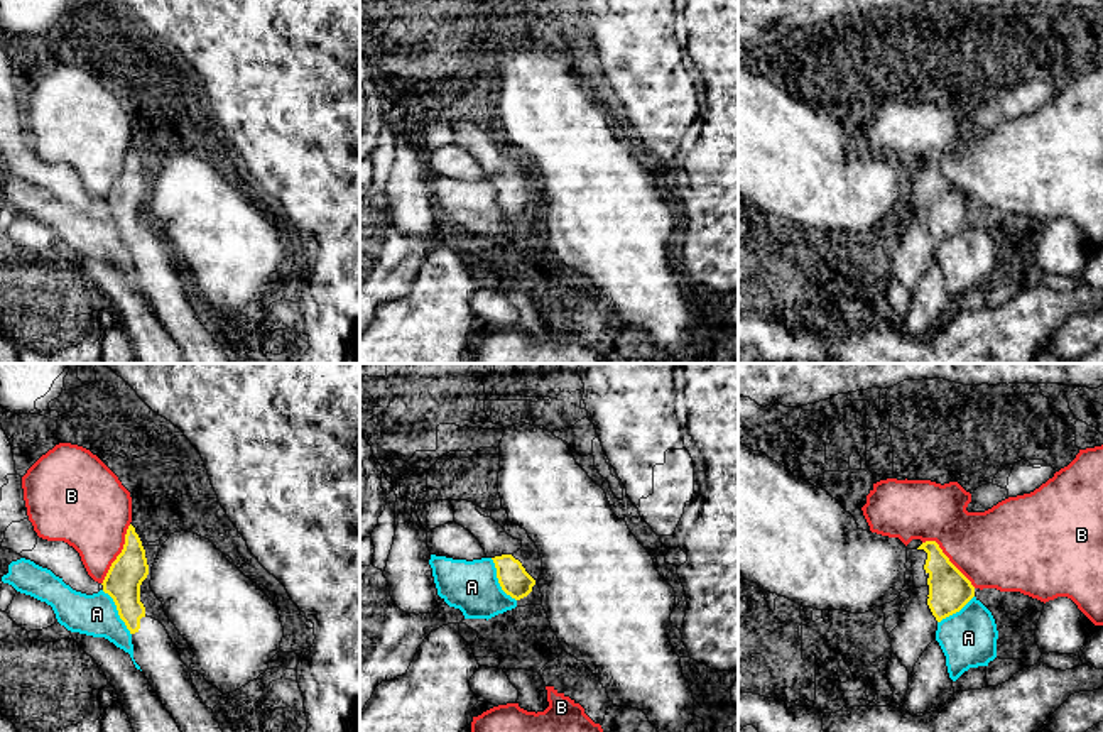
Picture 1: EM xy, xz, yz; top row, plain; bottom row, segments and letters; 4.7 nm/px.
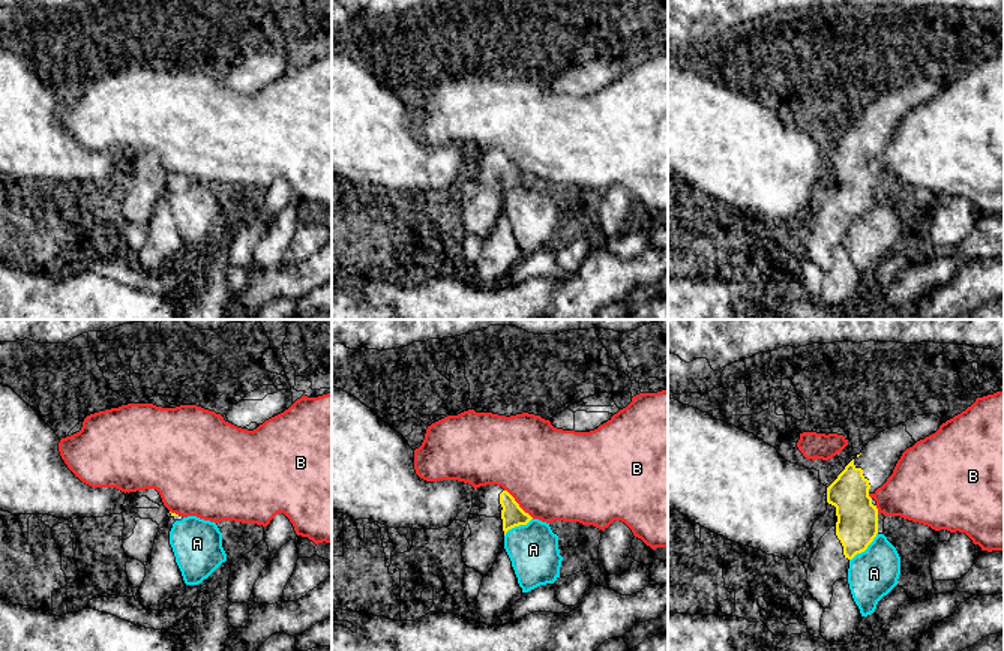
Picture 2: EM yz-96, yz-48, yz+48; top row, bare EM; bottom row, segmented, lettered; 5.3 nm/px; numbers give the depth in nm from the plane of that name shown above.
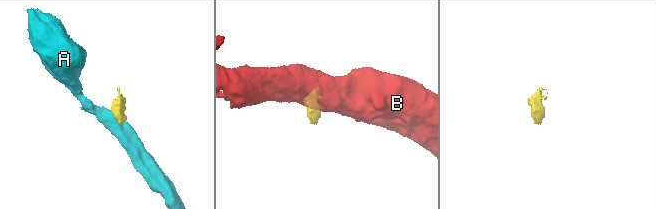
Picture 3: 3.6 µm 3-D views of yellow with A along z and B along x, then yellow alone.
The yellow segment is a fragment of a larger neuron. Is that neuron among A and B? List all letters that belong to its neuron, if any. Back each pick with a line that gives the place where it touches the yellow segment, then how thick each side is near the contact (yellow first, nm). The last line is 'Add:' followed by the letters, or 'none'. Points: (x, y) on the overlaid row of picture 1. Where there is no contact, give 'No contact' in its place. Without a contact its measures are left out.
Add: none

